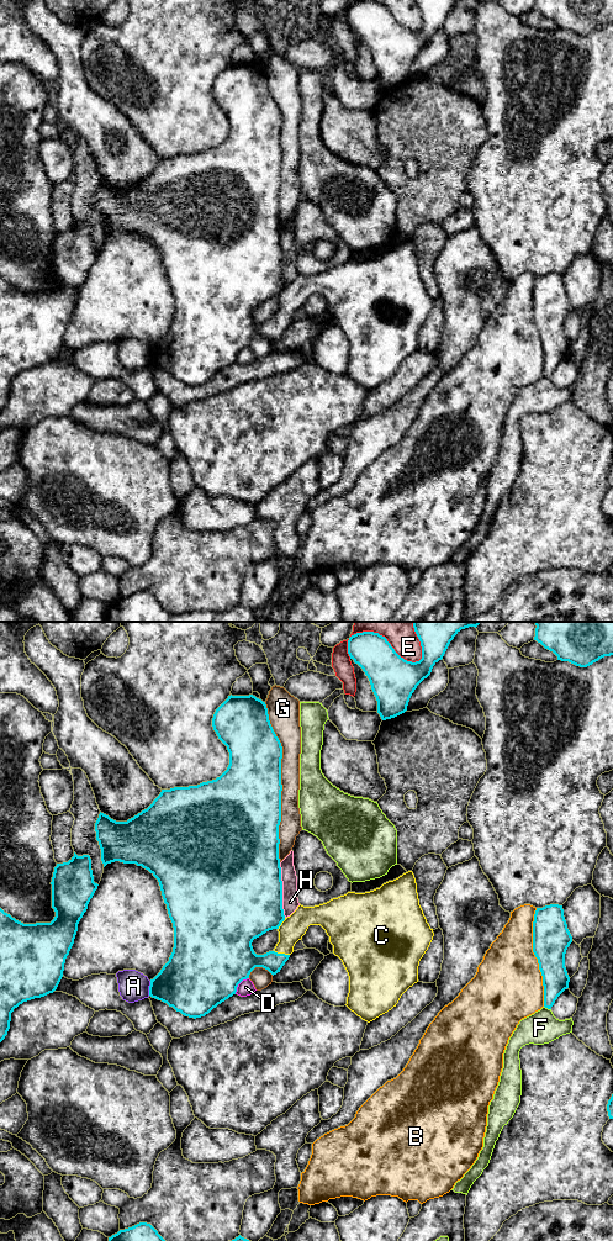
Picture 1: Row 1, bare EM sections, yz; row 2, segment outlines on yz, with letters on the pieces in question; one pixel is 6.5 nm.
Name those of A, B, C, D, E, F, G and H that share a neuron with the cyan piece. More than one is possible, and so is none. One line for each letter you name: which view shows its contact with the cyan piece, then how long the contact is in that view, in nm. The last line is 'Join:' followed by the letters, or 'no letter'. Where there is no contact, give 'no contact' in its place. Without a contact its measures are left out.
C: contact in yz; length 110 nm
Join: C

